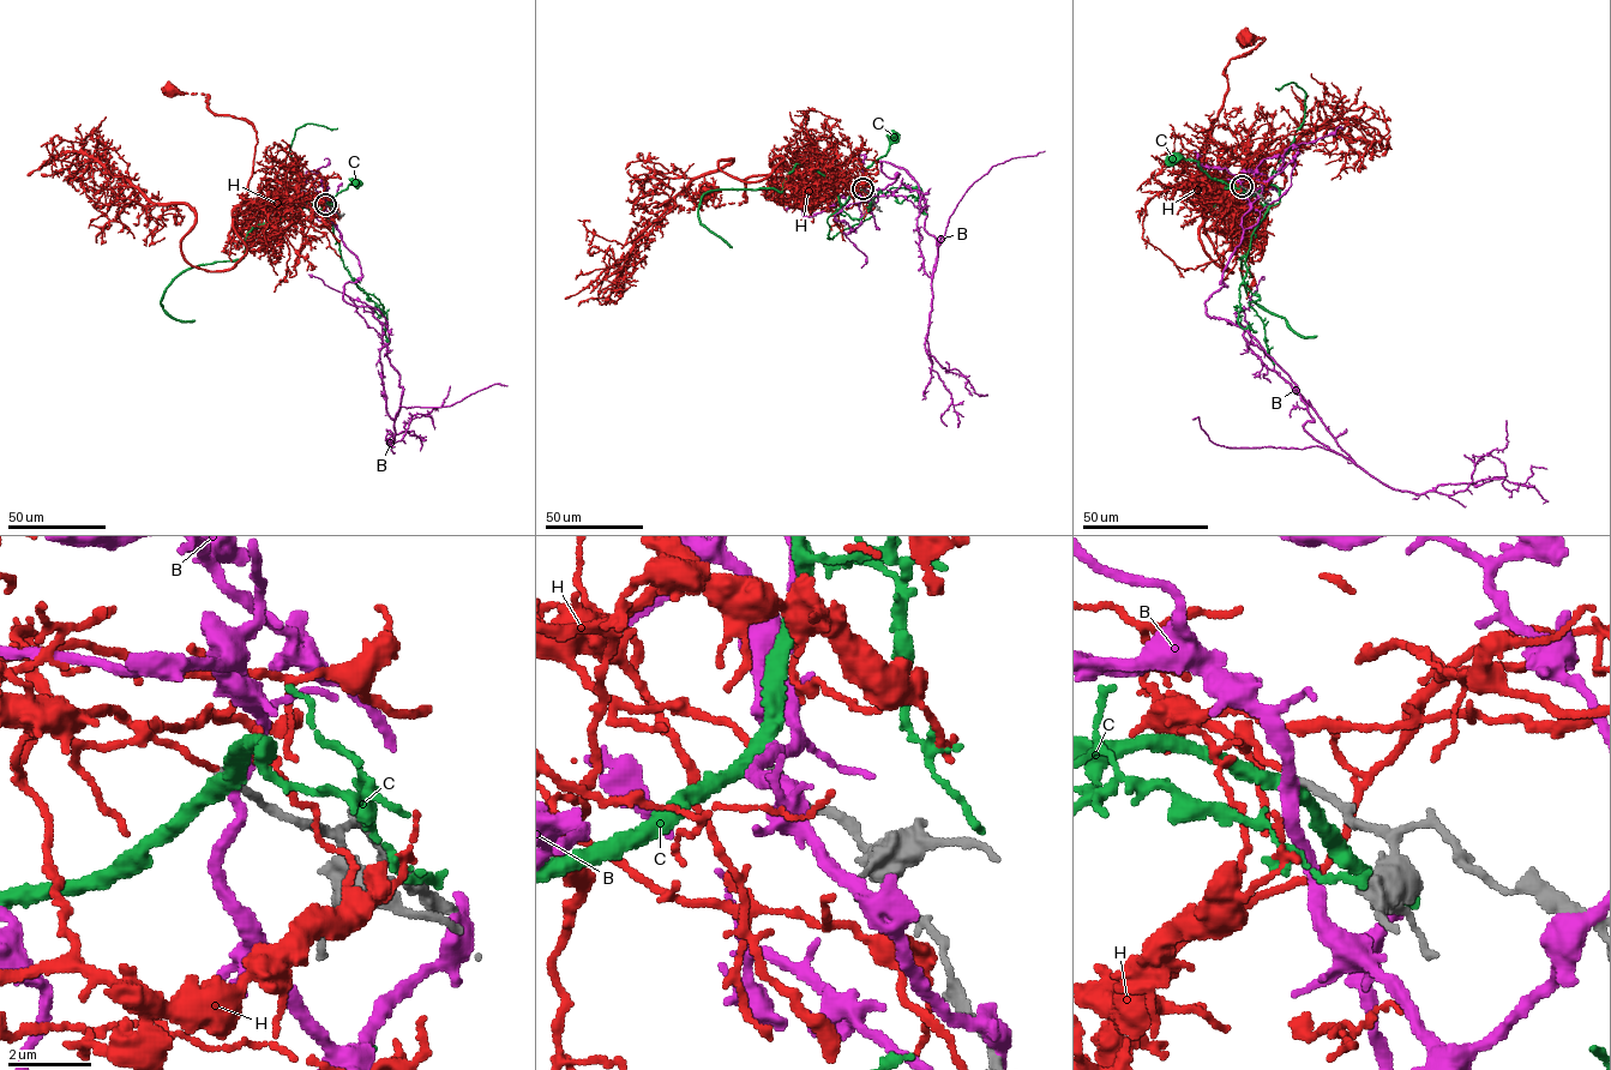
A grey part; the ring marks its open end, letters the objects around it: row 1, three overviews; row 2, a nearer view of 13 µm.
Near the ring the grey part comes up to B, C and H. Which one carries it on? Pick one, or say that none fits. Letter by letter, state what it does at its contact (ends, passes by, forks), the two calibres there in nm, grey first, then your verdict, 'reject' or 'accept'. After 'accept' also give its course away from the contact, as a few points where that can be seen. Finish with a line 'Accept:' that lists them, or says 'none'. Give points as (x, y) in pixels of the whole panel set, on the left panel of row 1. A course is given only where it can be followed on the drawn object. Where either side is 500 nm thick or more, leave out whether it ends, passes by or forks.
B: it passes by; 200 nm thick on the grey side, 280 nm on the other; reject
C: it passes by; 190 nm thick on the grey side, 400 nm on the other; reject
H: it ends there; 170 nm thick on the grey side, 140 nm on the other; accept; it runs (325, 204), (304, 199), (294, 208), (246, 204), (254, 127), (233, 115), (214, 114), (205, 95), (168, 91)
Accept: H

